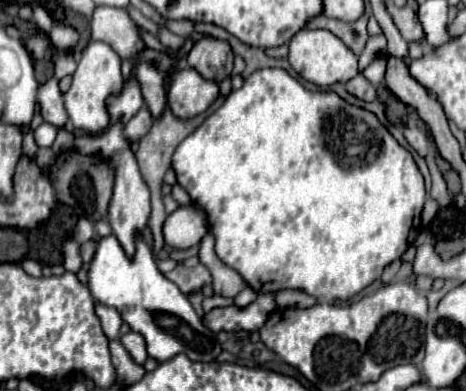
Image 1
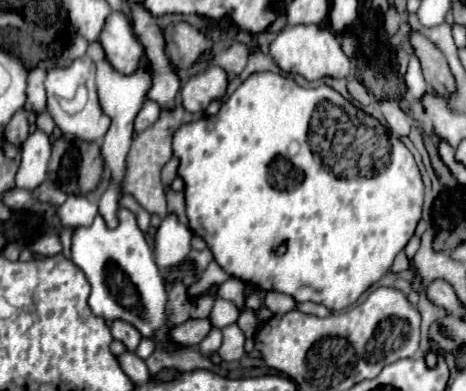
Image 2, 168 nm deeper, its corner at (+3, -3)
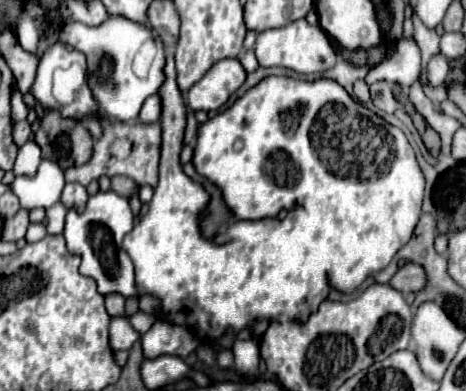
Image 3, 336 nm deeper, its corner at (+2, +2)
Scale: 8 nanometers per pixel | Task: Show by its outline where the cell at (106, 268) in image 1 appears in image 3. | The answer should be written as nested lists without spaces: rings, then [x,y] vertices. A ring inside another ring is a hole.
[[[99,192],[95,196],[89,196],[85,212],[77,214],[75,210],[67,212],[65,218],[65,240],[71,254],[81,256],[81,268],[79,272],[83,276],[89,276],[97,282],[99,294],[121,294],[125,298],[141,298],[141,292],[133,280],[133,262],[129,254],[123,250],[121,242],[125,232],[133,230],[133,210],[129,206],[129,200],[119,196],[117,192]]]

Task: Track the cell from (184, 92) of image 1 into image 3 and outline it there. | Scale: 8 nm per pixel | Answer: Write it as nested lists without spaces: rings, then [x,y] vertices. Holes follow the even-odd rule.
[[[237,58],[219,60],[197,84],[191,86],[187,92],[187,104],[191,110],[219,110],[243,82],[245,70]]]

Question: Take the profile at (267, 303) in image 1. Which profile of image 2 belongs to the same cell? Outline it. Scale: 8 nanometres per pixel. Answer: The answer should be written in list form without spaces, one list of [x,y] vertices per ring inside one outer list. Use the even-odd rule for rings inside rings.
[[[188,319],[168,331],[168,341],[176,347],[196,347],[206,337],[210,327],[212,325],[208,319]]]

